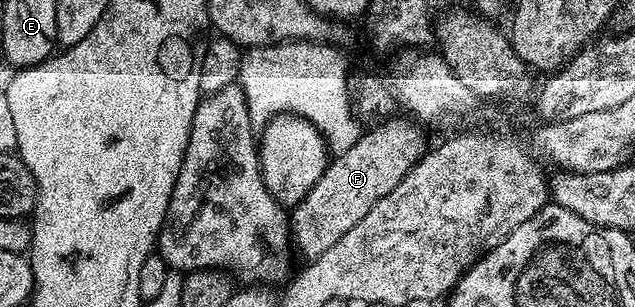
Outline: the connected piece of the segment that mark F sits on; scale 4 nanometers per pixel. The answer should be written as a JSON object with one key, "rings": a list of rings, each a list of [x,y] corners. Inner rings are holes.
{"rings":[[[390,118],[380,126],[374,127],[367,134],[359,133],[349,146],[337,155],[338,158],[329,163],[325,172],[312,184],[308,196],[300,200],[297,206],[289,211],[290,232],[296,243],[296,250],[303,254],[303,259],[319,258],[348,228],[360,224],[368,212],[372,212],[372,204],[400,180],[422,158],[428,149],[426,138],[417,121],[406,118]]]}

